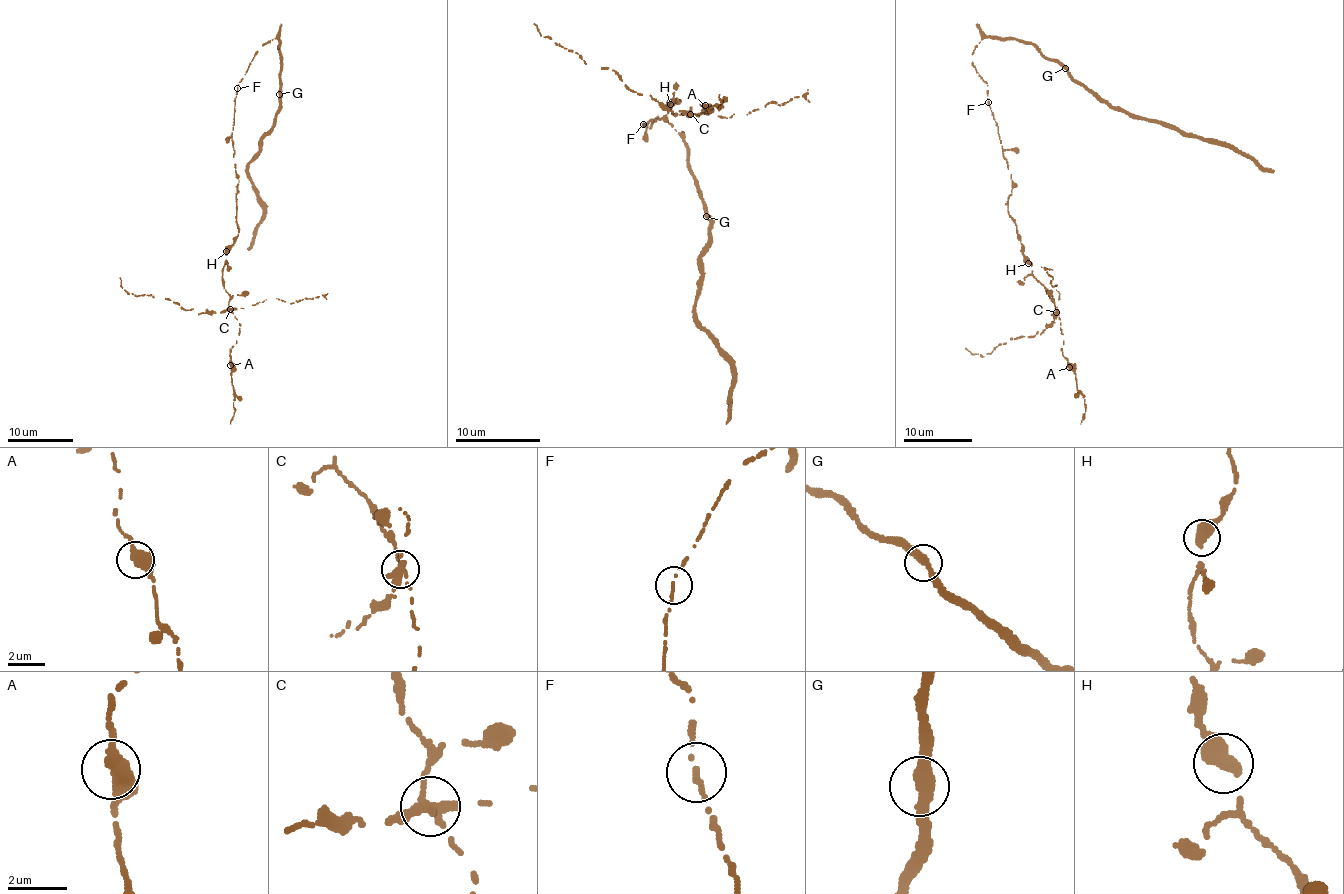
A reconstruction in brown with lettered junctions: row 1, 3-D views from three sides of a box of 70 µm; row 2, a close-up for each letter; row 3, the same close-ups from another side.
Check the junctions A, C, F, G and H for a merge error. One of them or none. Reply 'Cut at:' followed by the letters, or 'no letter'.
Cut at: C

